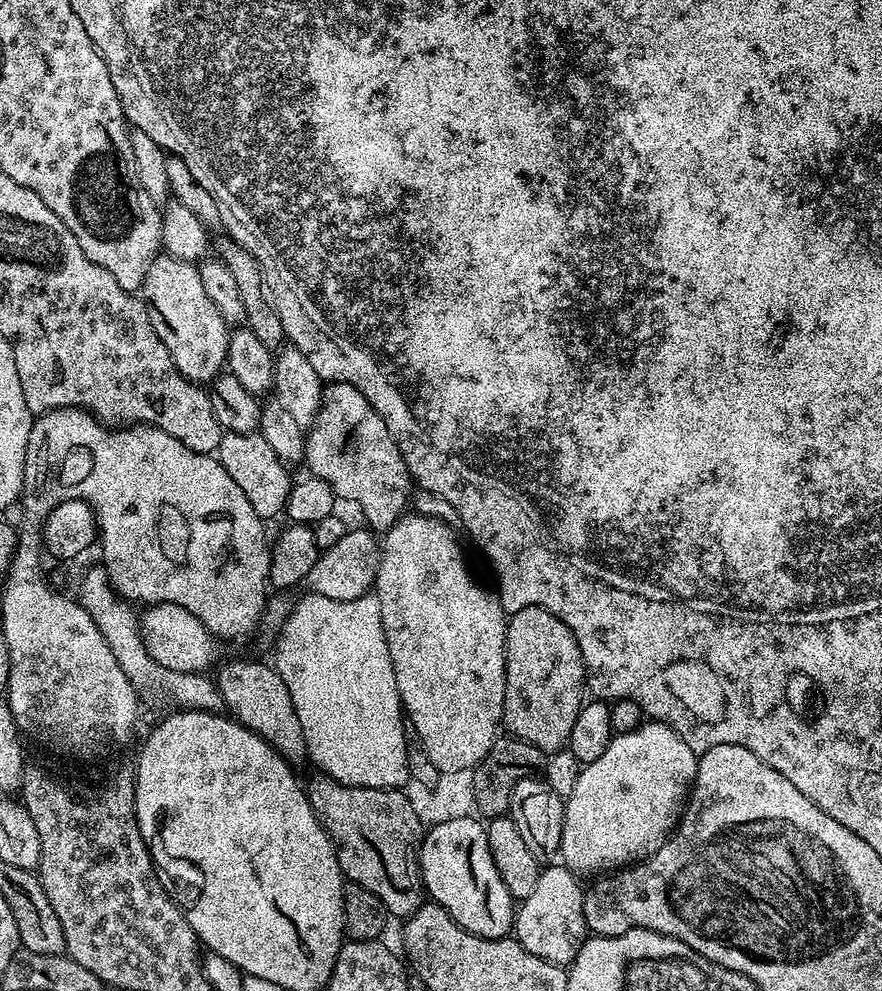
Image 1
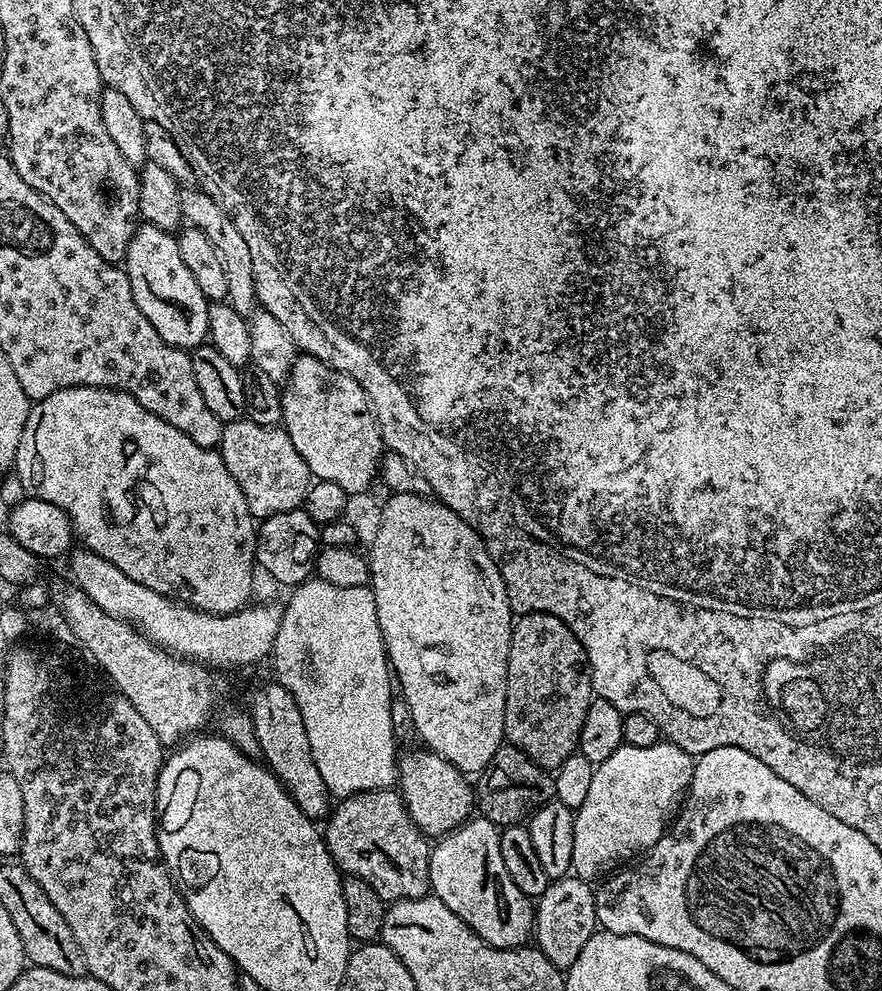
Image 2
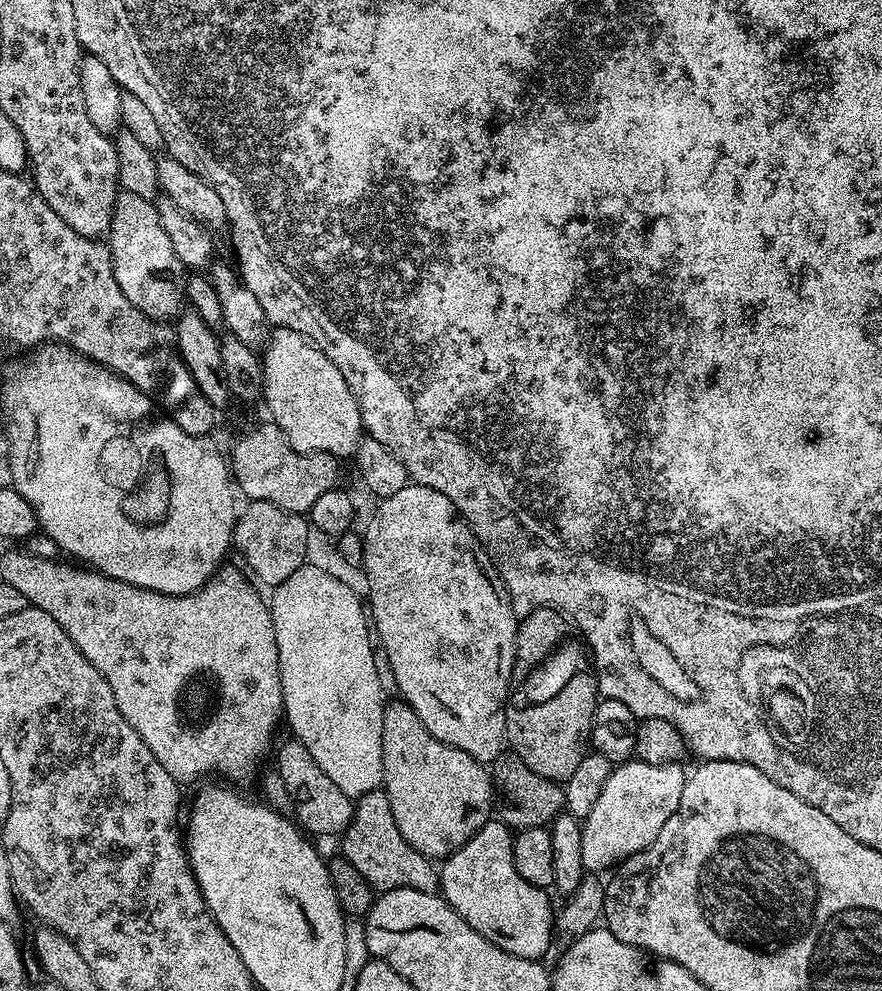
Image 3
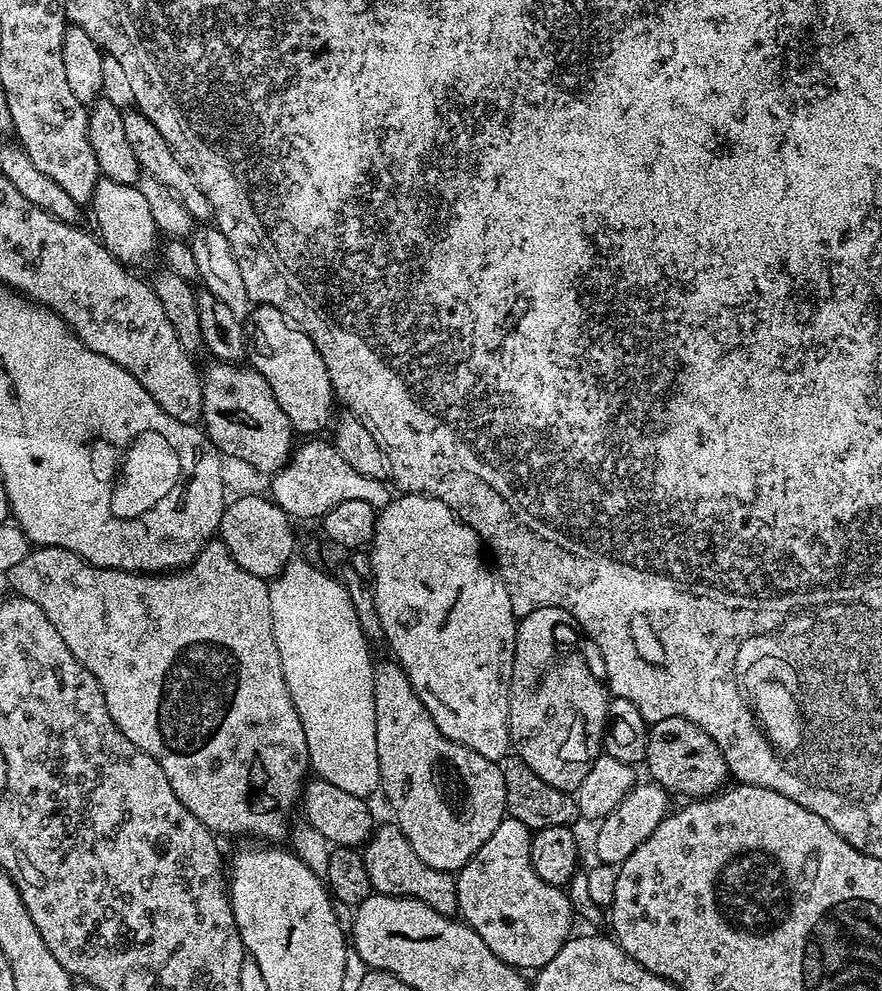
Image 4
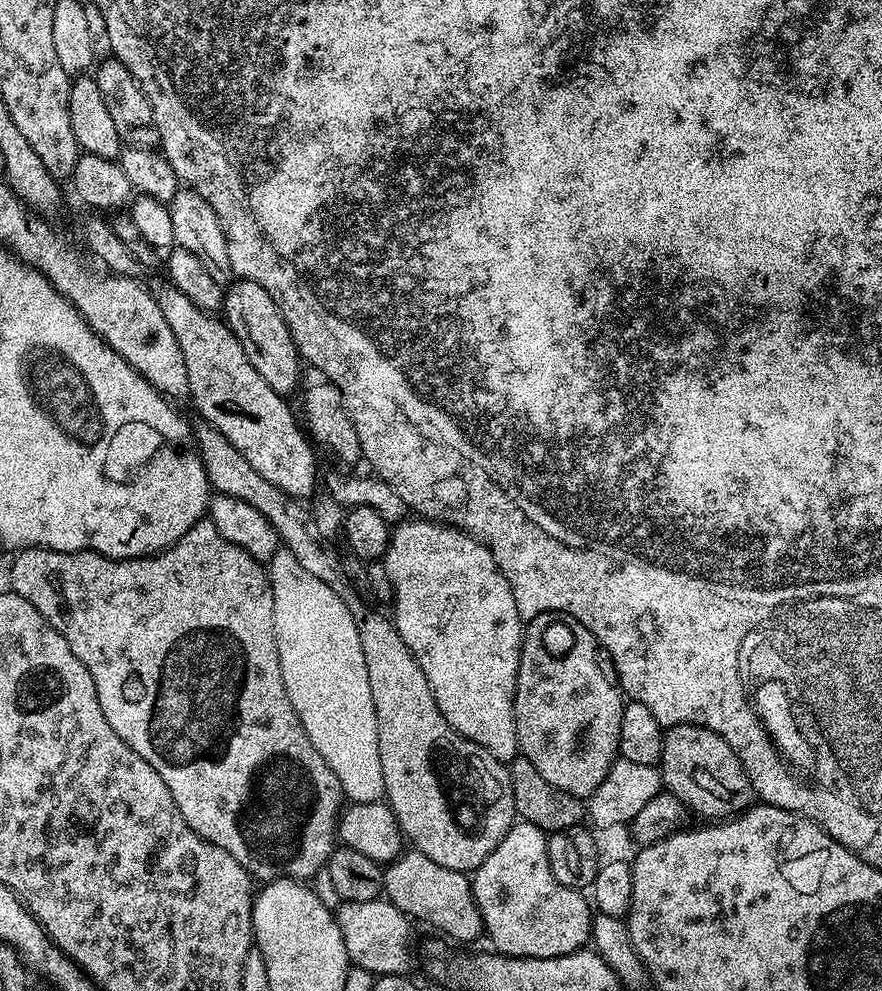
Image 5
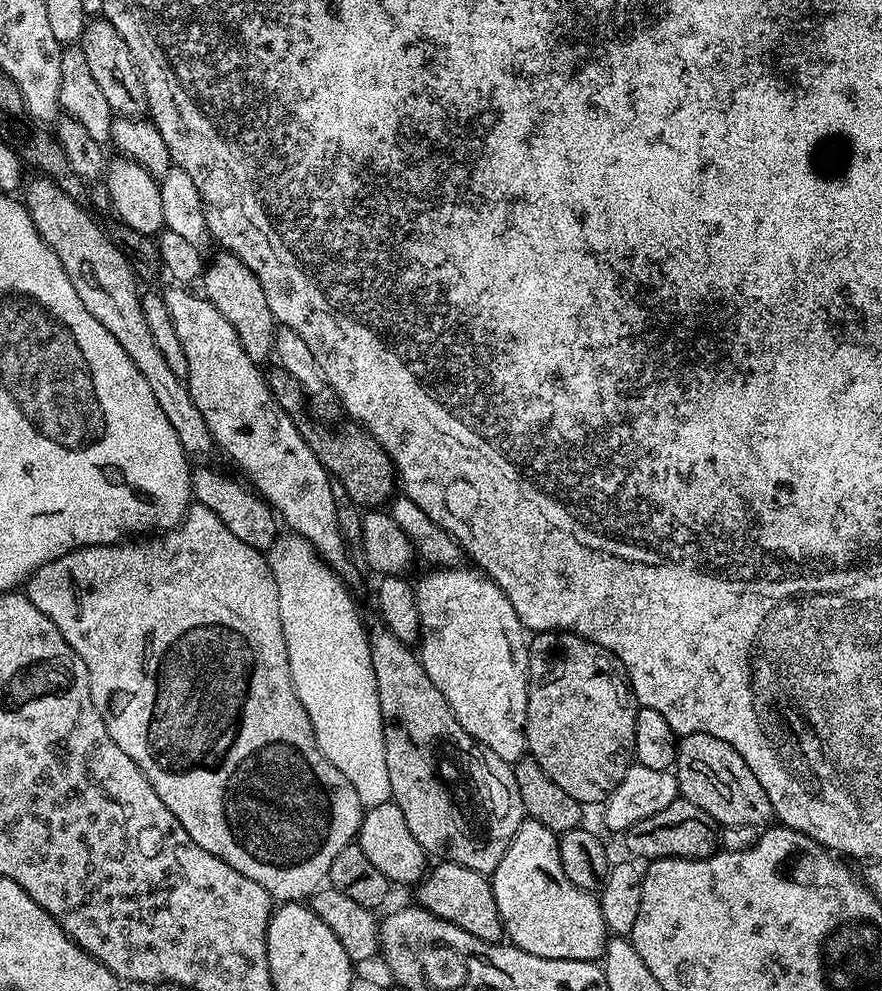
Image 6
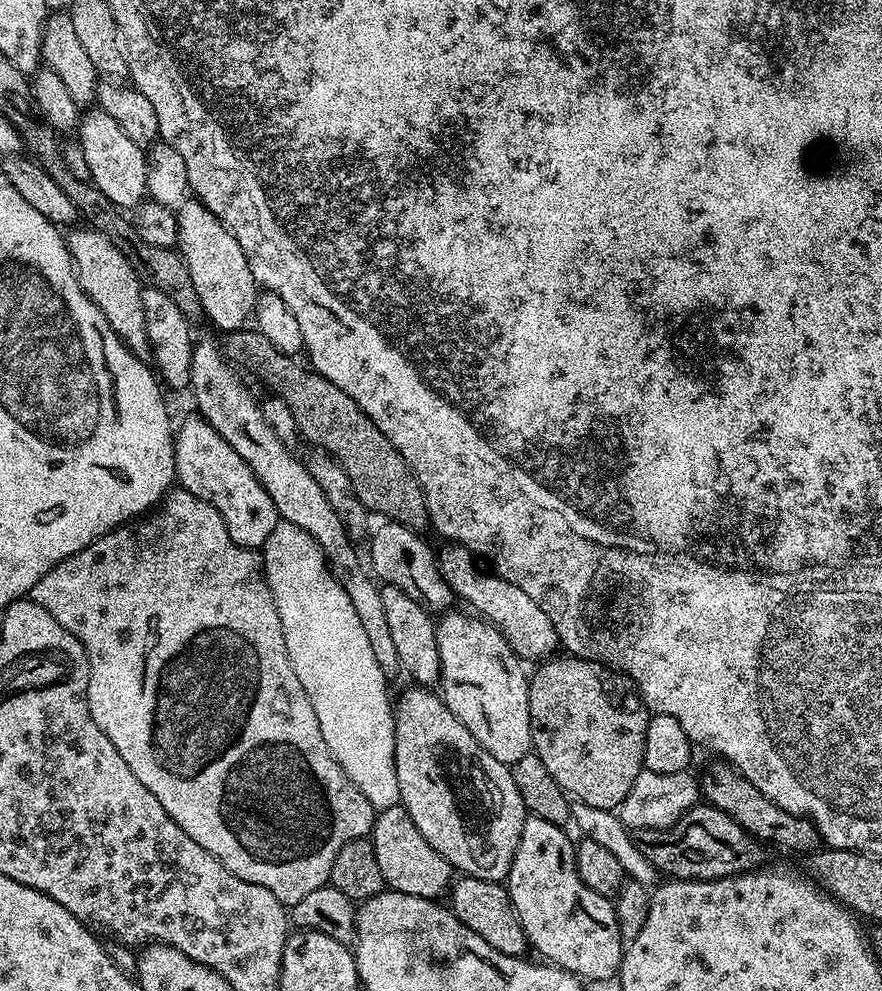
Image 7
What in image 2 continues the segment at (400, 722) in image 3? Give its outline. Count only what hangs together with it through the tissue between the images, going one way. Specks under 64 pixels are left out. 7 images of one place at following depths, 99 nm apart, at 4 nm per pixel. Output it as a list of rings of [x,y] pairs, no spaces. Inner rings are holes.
[[[415,746],[409,752],[401,751],[398,756],[398,791],[401,799],[404,800],[404,806],[408,811],[408,817],[412,819],[412,822],[418,831],[423,832],[425,836],[429,838],[439,838],[441,836],[447,836],[449,832],[453,832],[455,828],[459,828],[465,820],[469,819],[474,812],[474,788],[470,783],[468,785],[469,777],[465,773],[461,772],[460,769],[453,766],[449,760],[442,758],[437,752],[431,752],[423,746]]]

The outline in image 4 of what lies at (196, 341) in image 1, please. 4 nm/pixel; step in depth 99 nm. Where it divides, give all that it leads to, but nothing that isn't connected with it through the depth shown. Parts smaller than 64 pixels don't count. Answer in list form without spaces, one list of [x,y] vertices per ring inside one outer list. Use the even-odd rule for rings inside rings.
[[[101,178],[94,186],[94,194],[90,201],[92,216],[96,219],[95,231],[98,233],[98,239],[101,244],[106,246],[106,250],[115,260],[119,260],[125,266],[132,264],[144,264],[152,256],[152,251],[157,251],[158,233],[153,216],[150,215],[150,206],[146,203],[146,197],[142,195],[142,190],[136,184],[123,184]]]

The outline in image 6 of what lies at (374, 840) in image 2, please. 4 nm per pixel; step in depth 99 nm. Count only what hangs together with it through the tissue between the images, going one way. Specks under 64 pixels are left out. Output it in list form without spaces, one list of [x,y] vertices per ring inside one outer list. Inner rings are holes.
[[[436,862],[427,869],[426,875],[415,885],[415,903],[425,908],[430,914],[442,918],[446,922],[454,922],[466,934],[474,934],[474,938],[482,938],[482,942],[501,943],[504,927],[498,914],[498,906],[494,902],[494,890],[491,879],[478,870],[470,870],[461,864]]]

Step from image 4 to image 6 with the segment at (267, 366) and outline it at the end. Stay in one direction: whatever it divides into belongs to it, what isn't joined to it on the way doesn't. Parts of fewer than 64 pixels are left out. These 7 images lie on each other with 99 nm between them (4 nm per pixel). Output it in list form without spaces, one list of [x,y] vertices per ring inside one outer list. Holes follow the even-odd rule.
[[[220,250],[217,253],[213,260],[207,261],[202,277],[202,294],[216,307],[218,314],[222,314],[222,318],[226,318],[230,326],[234,326],[246,354],[250,354],[253,362],[261,366],[267,365],[267,360],[271,361],[276,351],[278,325],[266,302],[266,294],[258,278],[254,278],[254,274],[233,252]]]

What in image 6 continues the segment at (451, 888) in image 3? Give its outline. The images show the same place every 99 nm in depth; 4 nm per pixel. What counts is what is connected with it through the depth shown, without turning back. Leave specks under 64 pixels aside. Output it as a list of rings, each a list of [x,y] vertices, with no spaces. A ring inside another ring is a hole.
[[[525,819],[518,826],[518,834],[514,834],[514,838],[510,842],[510,846],[506,850],[506,854],[502,854],[502,862],[498,862],[498,866],[490,873],[492,889],[494,890],[494,902],[498,906],[498,914],[500,921],[504,927],[504,936],[515,946],[526,950],[530,954],[538,954],[538,958],[554,958],[555,960],[591,960],[599,961],[604,955],[604,948],[607,946],[610,933],[606,922],[602,918],[602,910],[600,909],[599,899],[593,893],[582,890],[578,886],[574,886],[566,878],[566,874],[562,870],[562,858],[560,857],[560,841],[557,833],[550,831],[546,826],[542,826],[542,822],[537,820]]]

